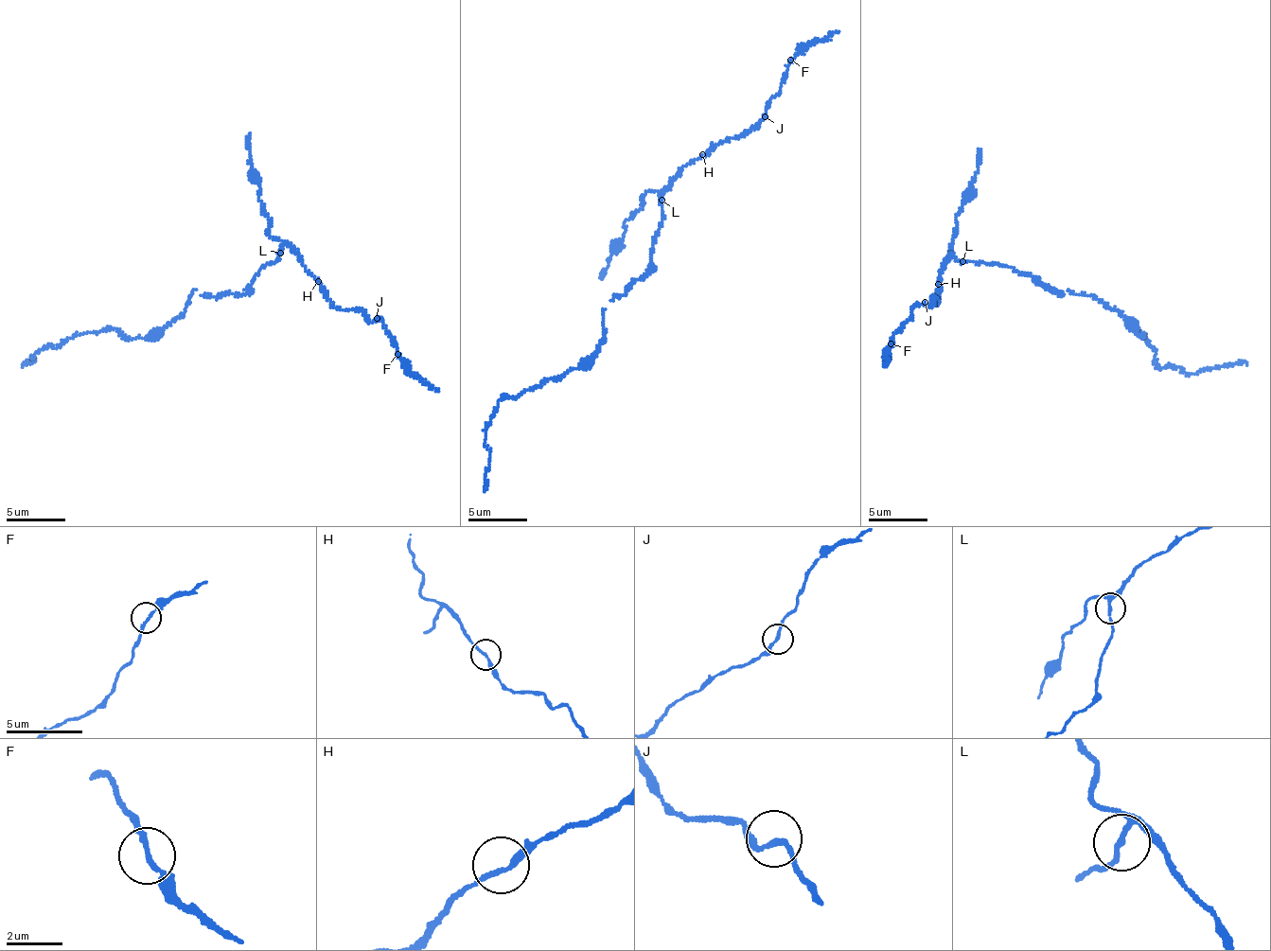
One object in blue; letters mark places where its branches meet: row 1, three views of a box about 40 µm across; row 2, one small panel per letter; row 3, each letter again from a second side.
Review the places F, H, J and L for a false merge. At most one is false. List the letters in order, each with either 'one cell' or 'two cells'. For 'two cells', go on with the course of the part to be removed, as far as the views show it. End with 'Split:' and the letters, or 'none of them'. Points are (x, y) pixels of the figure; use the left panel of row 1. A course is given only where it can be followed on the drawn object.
F: one cell
H: one cell
J: one cell
L: one cell
Split: none of them

